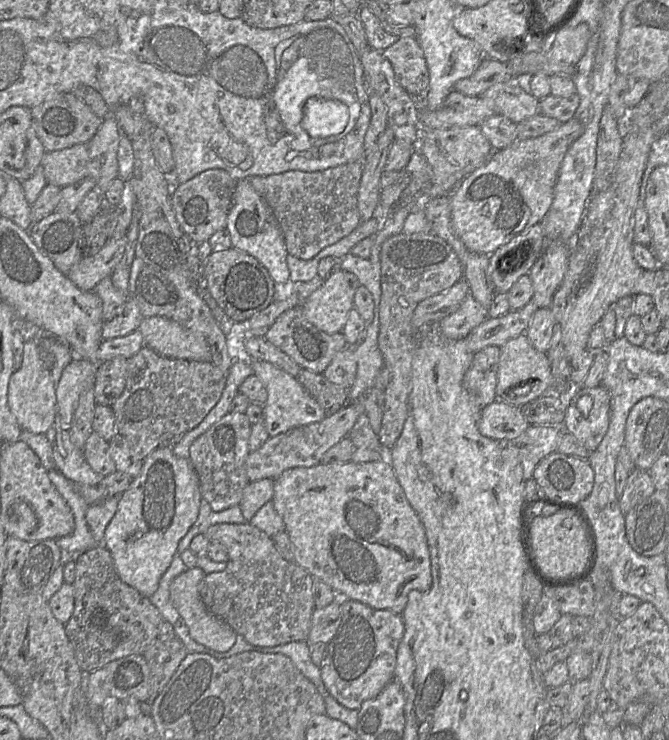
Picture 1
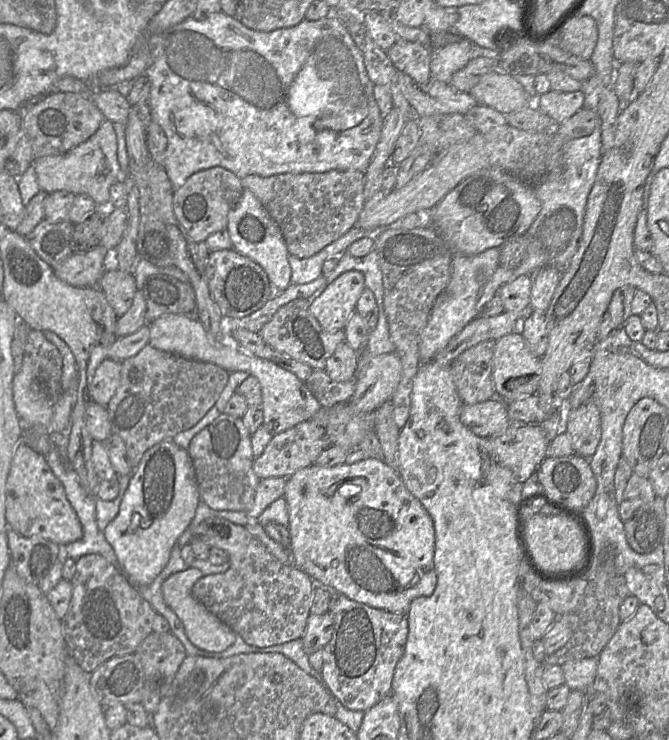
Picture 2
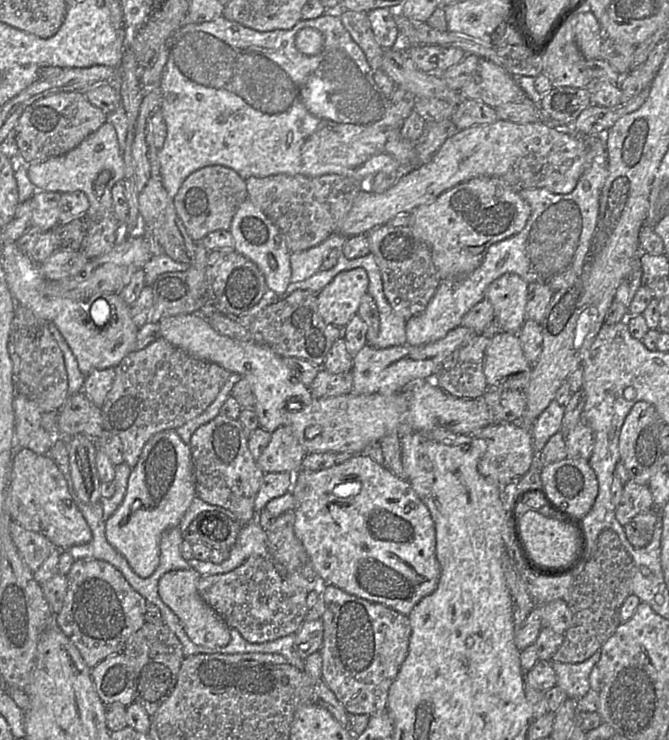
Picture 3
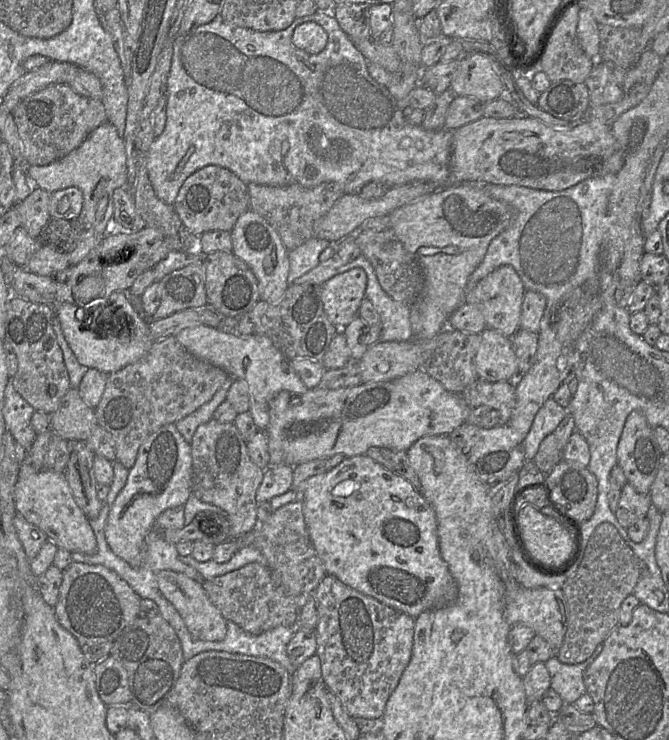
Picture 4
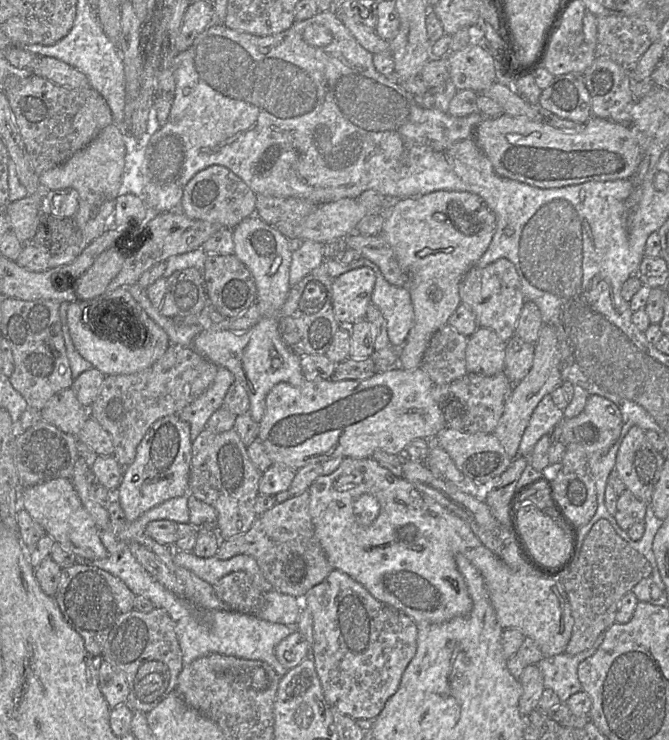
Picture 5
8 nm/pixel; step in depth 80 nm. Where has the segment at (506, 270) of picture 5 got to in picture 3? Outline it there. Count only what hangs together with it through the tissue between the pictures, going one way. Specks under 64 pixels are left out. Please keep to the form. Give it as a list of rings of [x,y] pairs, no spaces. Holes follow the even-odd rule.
[[[513,273],[494,280],[485,291],[485,299],[494,309],[494,323],[500,331],[518,334],[526,320],[528,283]]]

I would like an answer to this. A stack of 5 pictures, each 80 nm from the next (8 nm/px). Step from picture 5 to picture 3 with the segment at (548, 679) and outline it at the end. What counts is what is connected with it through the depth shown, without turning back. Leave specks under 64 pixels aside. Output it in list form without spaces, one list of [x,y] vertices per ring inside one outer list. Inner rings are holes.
[[[601,649],[580,663],[570,664],[552,661],[551,664],[557,677],[556,686],[562,688],[569,698],[580,700],[591,689],[589,676],[600,657]]]

